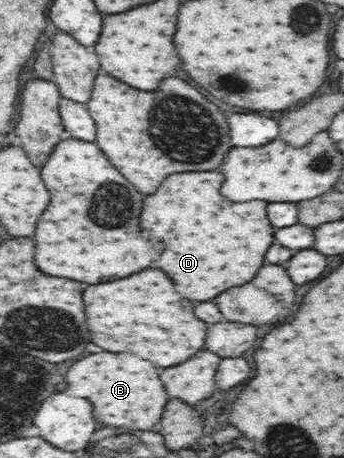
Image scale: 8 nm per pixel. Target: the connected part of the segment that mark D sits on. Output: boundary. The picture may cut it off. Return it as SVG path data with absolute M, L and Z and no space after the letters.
M179 172L143 200L141 226L155 232L165 244L155 268L167 272L187 300L205 302L227 288L247 284L263 266L265 252L273 242L275 230L267 220L267 204L263 200L235 204L219 194L221 182L219 172Z

